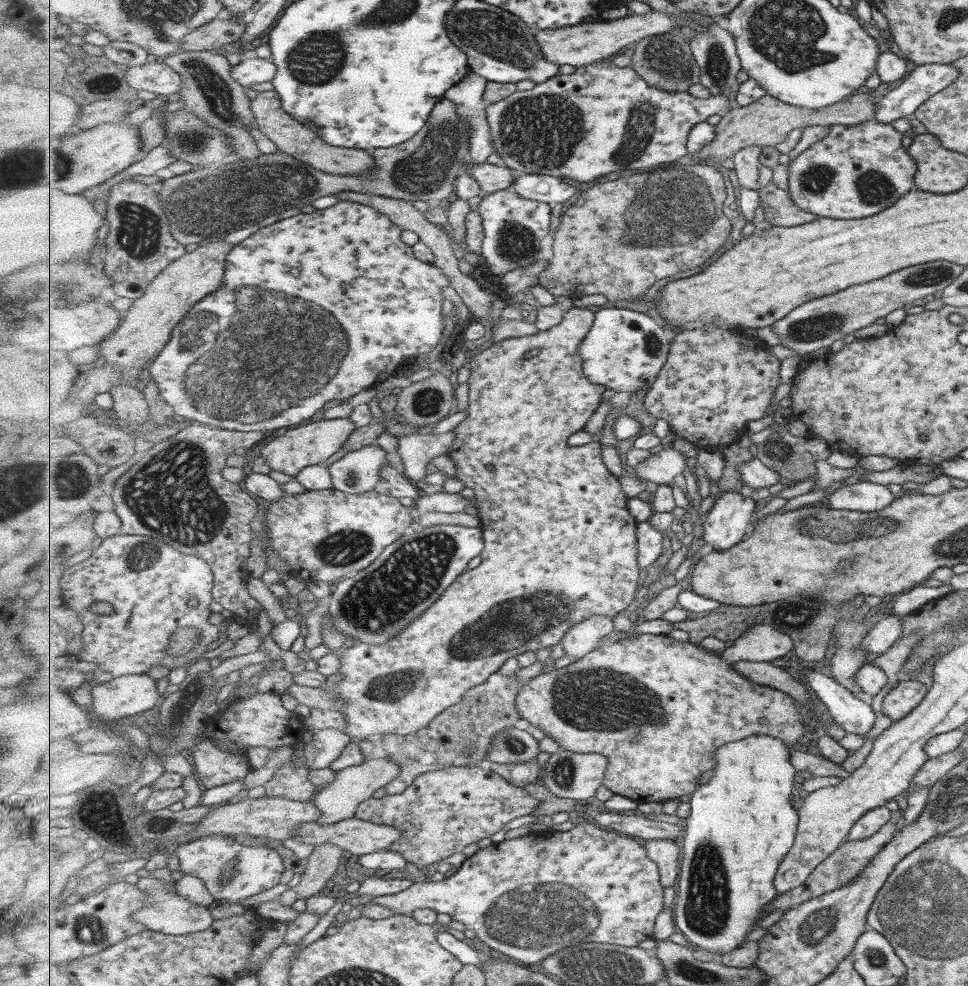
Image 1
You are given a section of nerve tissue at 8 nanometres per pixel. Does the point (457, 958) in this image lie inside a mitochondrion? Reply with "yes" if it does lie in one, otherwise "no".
no

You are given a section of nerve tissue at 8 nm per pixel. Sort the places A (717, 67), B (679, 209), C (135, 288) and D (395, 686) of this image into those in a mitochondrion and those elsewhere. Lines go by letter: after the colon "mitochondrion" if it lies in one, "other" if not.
A: mitochondrion
B: mitochondrion
C: other
D: mitochondrion

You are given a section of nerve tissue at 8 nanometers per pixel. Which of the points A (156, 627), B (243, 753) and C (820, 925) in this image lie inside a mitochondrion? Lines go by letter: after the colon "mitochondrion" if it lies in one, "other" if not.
A: other
B: other
C: mitochondrion

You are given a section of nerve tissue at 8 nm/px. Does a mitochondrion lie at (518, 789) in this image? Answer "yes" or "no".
no

